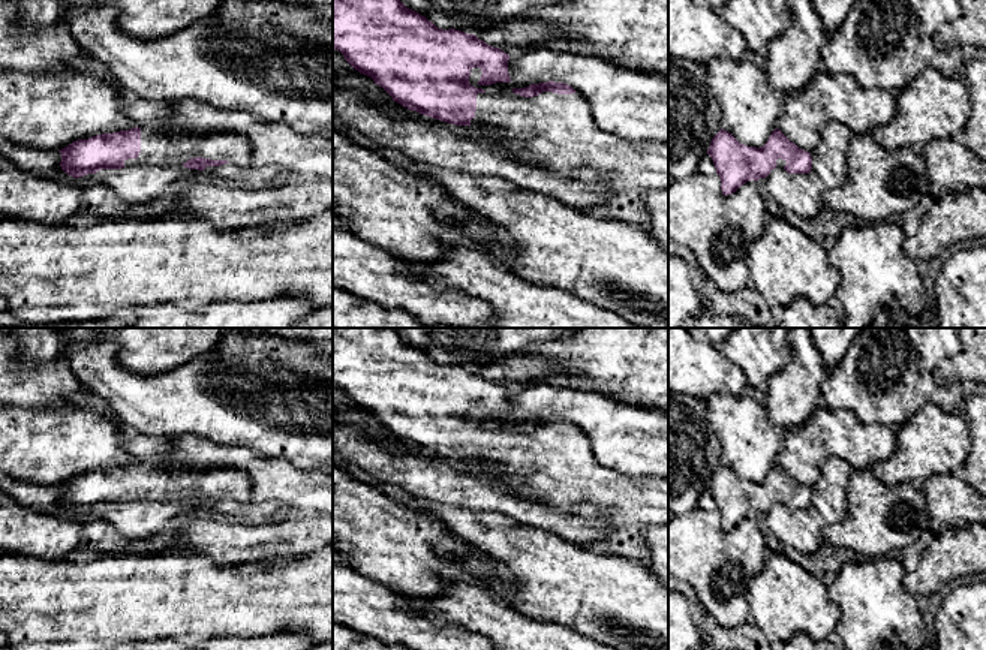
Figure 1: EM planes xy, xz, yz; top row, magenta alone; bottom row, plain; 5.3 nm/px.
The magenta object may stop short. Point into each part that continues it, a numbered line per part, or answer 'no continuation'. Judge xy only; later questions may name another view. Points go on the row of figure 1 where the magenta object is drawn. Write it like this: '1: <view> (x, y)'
1: xy (159, 149)

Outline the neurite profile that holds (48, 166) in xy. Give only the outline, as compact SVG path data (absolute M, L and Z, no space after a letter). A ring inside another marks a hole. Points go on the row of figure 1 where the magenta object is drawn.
M0 136L0 154L13 162L18 168L57 181L70 181L73 177L67 175L61 166L60 151L33 150L16 145Z

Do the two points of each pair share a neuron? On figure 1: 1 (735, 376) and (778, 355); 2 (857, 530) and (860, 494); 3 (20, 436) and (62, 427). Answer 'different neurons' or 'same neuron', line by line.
1: different neurons
2: same neuron
3: same neuron

